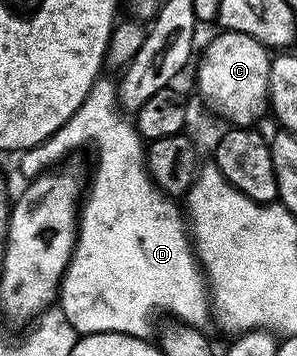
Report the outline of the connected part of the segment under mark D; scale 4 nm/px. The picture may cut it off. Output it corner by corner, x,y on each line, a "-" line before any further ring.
99,78
95,80
94,85
92,86
92,90
88,90
88,94
84,98
84,102
81,106
76,110
76,114
72,114
72,118
68,118
68,122
64,122
64,126
60,126
60,130
56,130
53,134
50,135
48,139
46,139
44,142
40,142
35,148
27,148
25,151
21,153
17,157
18,160
18,168
20,171
23,172
24,175
26,175
26,178
33,178
35,176
41,176
43,172
47,171
51,166
57,165
59,162
57,160
62,160
65,158
66,155
69,154
69,152
74,152
77,150
77,148
82,148
85,146
85,144
94,143
94,152
96,155
98,155
98,161
94,164
94,177
91,178
91,180
88,180
88,187
85,189
84,192
84,199
80,205
80,215
78,217
78,237
76,238
76,242
74,243
74,253
72,254
72,258
70,259
70,264
68,267
66,267
65,274
62,275
62,287
60,289
60,307
62,308
64,314
67,315
68,321
72,324
72,326
75,328
75,330
79,334
89,334
92,332
123,332
124,334
128,334
129,336
141,336
143,338
149,337
151,335
150,332
150,316
154,316
157,314
157,312
171,312
169,315
173,317
173,319
180,320
184,324
193,324
195,326
202,326
205,325
205,320
209,321
212,316
212,305
210,302
210,298
208,295
208,285
206,283
205,275
198,263
198,257
194,255
194,246
192,243
192,237
188,231
188,224
187,221
184,219
184,212
181,207
178,208
173,199
171,197
167,196
165,192
162,192
158,189
157,186
154,184
154,179
150,176
150,171
146,169
146,148
144,147
144,141
141,136
141,134
138,133
138,129
136,127
135,121
133,119
128,118
127,113
122,110
122,108
119,107
118,104
118,90
115,84
115,81
112,79
105,80
105,78

